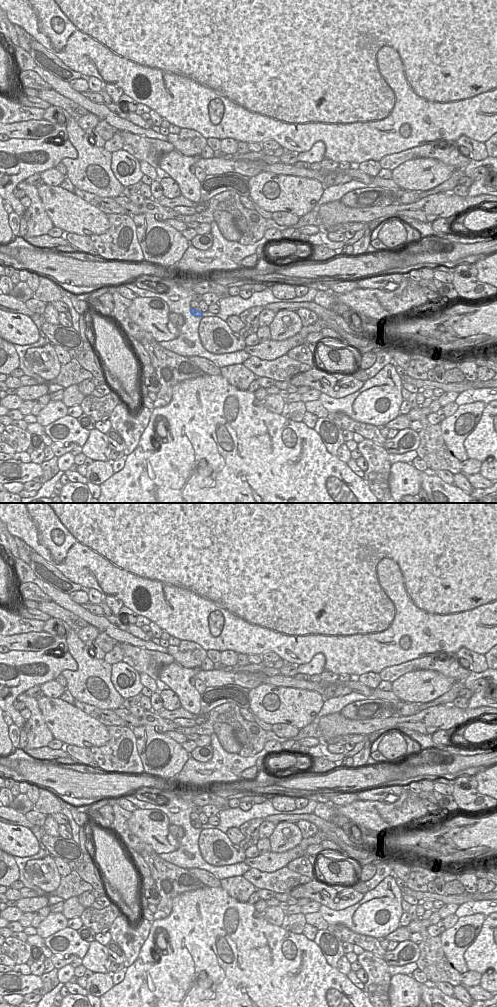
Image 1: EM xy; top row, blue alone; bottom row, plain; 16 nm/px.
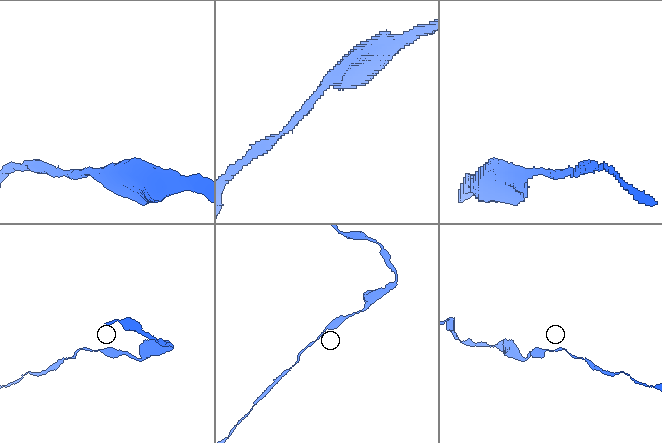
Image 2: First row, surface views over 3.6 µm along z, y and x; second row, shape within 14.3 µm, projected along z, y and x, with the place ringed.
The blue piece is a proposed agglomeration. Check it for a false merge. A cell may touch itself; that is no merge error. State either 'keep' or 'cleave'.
keep

